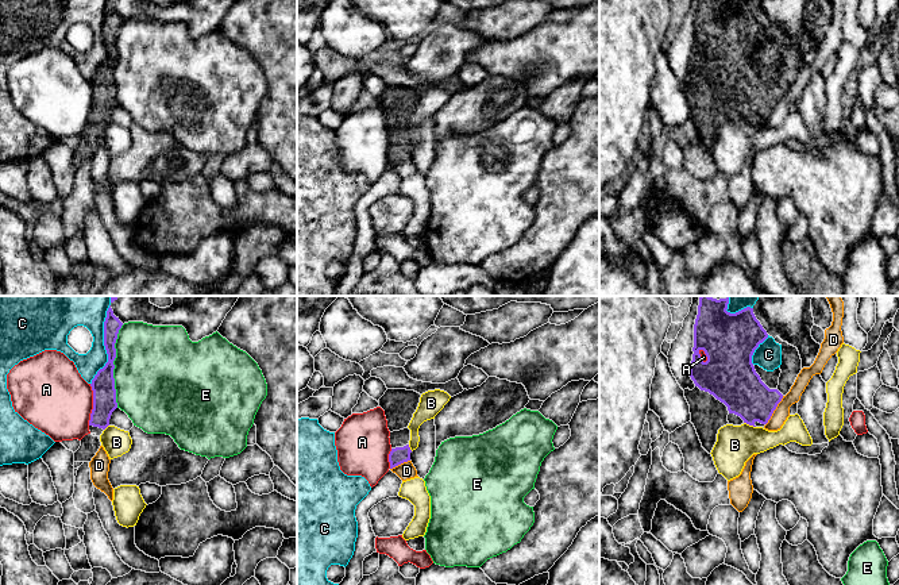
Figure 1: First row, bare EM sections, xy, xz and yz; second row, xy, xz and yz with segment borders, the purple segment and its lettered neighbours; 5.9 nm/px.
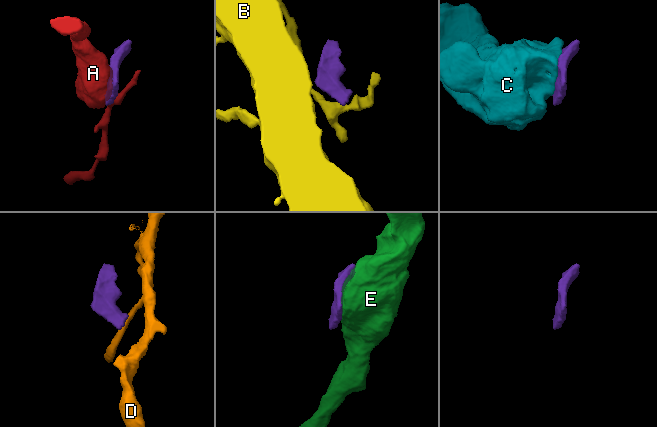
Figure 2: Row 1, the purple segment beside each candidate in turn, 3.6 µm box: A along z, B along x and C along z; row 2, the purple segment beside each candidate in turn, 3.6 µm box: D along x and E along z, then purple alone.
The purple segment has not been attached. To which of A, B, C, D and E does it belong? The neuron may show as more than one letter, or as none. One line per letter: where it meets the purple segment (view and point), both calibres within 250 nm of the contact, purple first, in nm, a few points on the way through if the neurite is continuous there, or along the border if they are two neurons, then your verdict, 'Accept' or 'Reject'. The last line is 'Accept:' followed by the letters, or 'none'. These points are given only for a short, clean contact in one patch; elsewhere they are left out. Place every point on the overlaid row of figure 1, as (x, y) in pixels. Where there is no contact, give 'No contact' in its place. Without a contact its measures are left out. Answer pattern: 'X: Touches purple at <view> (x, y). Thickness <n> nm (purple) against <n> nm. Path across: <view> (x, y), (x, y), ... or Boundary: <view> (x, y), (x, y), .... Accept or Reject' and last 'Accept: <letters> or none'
A: Touches purple at xy (93, 404). Thickness 140 nm (purple) against 420 nm. Reject
B: Touches purple at yz (749, 424). Thickness 280 nm (purple) against 220 nm. Boundary: yz (744, 422), (755, 427). Reject
C: Touches purple at xy (104, 345). Thickness 140 nm (purple) against 220 nm. Reject
D: Touches purple at yz (774, 410). Thickness 280 nm (purple) against 90 nm. Boundary: yz (783, 396), (766, 424). Reject
E: Touches purple at xy (114, 366). Thickness 140 nm (purple) against 500 nm. Reject
Accept: none

